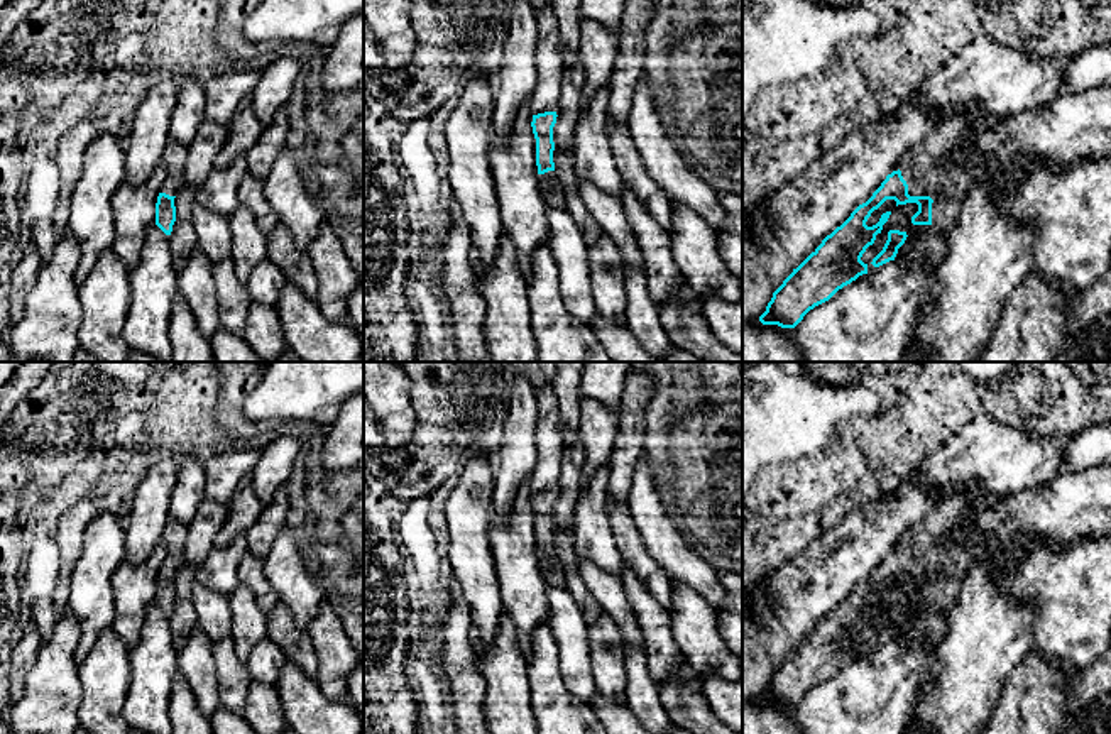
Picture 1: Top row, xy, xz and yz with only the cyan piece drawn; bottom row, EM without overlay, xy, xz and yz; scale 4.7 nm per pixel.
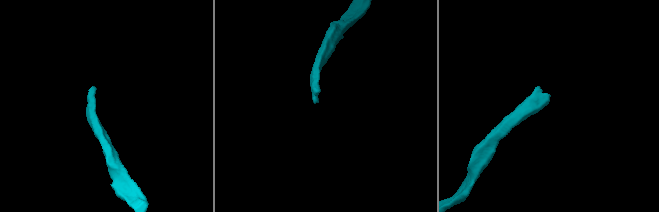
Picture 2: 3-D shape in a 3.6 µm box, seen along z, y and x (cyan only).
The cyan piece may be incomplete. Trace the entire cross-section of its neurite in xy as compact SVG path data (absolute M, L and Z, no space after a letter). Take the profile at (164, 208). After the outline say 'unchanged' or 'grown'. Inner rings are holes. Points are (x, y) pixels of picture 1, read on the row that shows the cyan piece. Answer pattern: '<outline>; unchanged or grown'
M169 139L162 157L162 164L167 169L167 176L161 186L156 203L156 225L166 235L171 235L172 225L176 222L174 198L186 183L184 179L186 159L188 159L188 149L183 144Z; grown

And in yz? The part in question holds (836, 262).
M969 113L937 125L923 142L903 154L898 169L886 176L873 196L793 269L773 293L759 321L795 328L810 309L867 274L867 264L861 257L874 244L891 211L883 213L873 227L866 222L886 200L895 200L896 206L917 203L913 225L954 228L976 183L976 159L969 154L969 144L998 125L993 118Z; grown

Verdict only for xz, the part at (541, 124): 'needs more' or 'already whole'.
needs more

